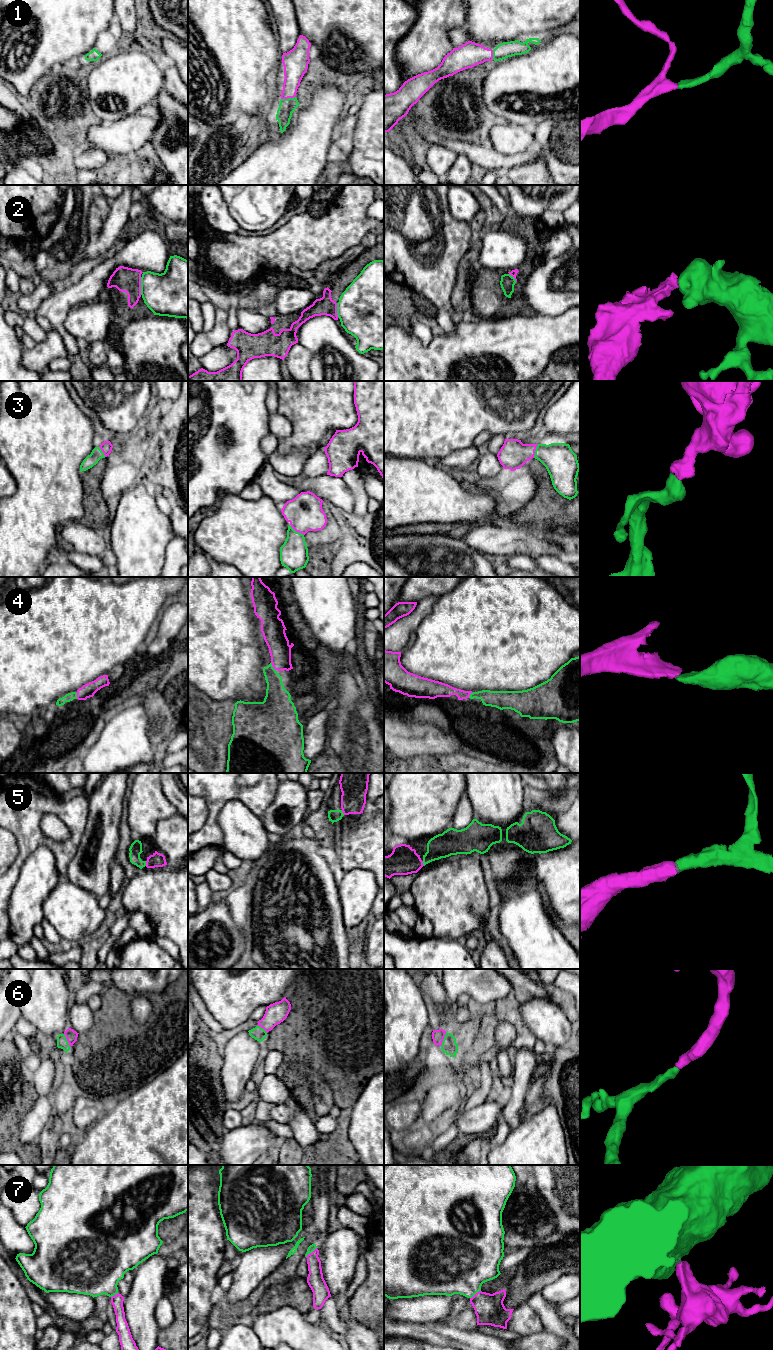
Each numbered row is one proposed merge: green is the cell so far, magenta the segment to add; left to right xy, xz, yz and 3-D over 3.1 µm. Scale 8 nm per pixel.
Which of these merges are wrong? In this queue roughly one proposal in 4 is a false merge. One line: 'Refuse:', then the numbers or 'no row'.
Refuse: 2

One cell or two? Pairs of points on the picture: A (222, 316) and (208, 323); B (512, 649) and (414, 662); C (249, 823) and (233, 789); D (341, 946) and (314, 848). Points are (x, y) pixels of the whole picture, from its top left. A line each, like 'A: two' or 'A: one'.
A: two
B: one
C: two
D: one

